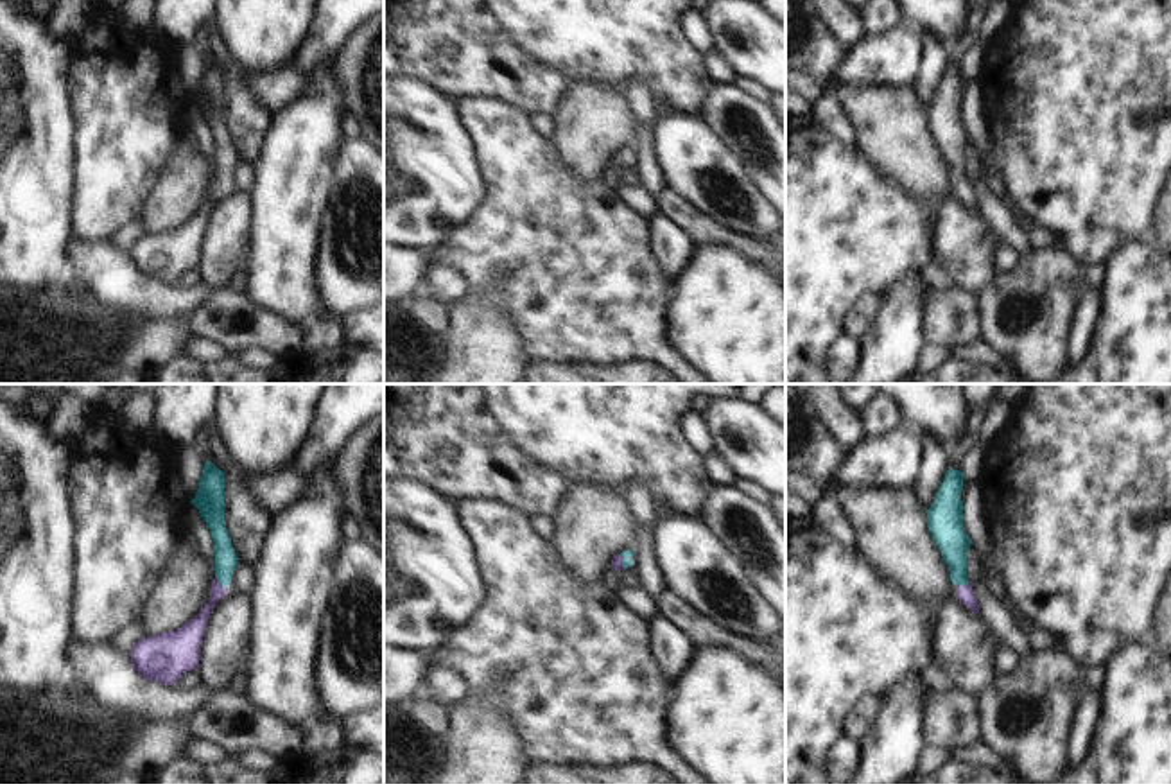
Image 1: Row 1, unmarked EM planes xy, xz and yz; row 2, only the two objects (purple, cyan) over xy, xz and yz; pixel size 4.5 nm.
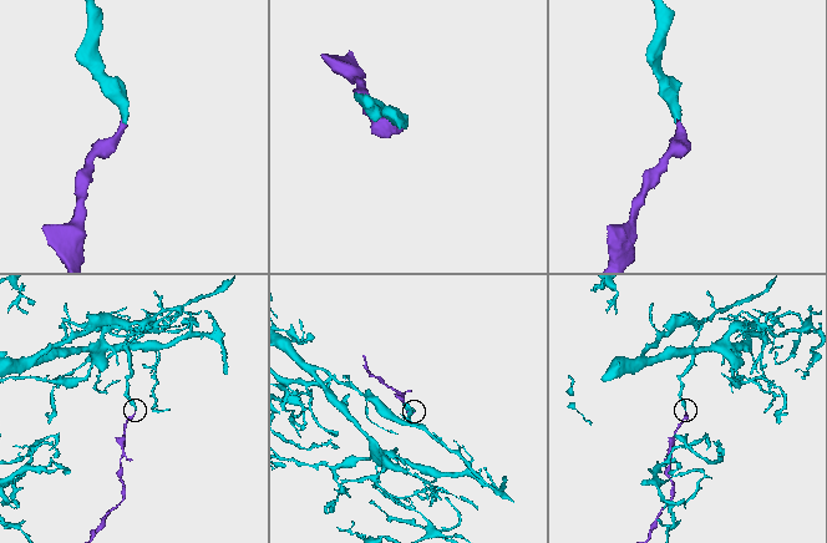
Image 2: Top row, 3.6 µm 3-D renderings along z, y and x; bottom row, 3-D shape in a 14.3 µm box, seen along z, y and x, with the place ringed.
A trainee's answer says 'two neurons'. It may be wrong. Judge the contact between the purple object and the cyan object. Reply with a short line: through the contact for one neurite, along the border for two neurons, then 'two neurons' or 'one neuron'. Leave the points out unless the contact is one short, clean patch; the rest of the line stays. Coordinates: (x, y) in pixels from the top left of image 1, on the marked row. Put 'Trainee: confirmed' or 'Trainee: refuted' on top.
Trainee: refuted
xy (194, 630), (216, 596), (217, 582), (226, 560) | one neuron

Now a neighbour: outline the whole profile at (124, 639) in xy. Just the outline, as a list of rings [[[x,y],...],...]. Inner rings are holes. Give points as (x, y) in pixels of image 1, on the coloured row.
[[[133,621],[111,635],[109,646],[122,655],[131,655],[131,649],[142,639],[143,639],[143,628],[140,621]]]

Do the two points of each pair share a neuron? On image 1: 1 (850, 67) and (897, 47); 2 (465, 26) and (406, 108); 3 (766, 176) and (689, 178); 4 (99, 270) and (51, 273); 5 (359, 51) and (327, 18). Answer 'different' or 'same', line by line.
1: same
2: different
3: different
4: different
5: different

